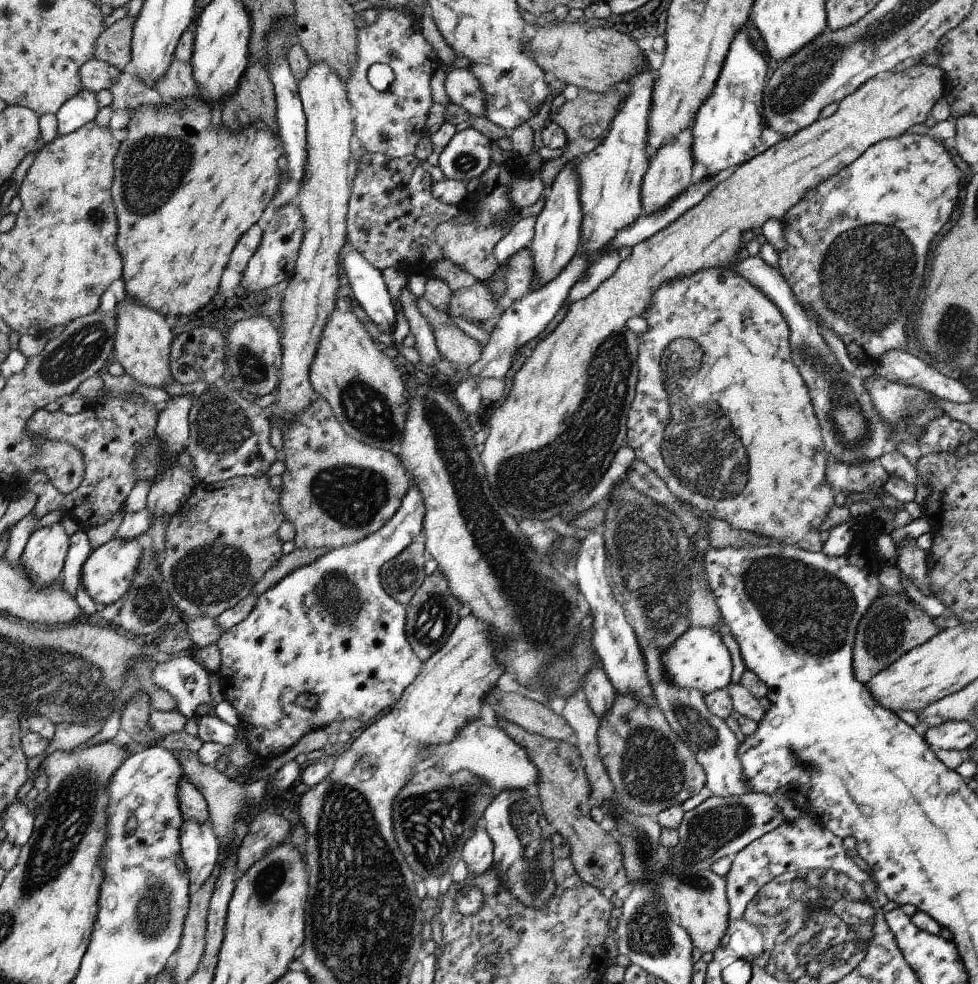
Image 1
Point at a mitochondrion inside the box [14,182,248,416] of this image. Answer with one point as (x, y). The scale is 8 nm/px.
(80, 348)

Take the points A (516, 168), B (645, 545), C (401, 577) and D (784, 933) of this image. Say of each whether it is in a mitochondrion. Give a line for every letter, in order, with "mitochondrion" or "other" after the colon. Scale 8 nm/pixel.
A: other
B: mitochondrion
C: mitochondrion
D: mitochondrion

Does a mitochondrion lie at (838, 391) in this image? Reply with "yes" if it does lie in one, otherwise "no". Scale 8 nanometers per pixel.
yes

